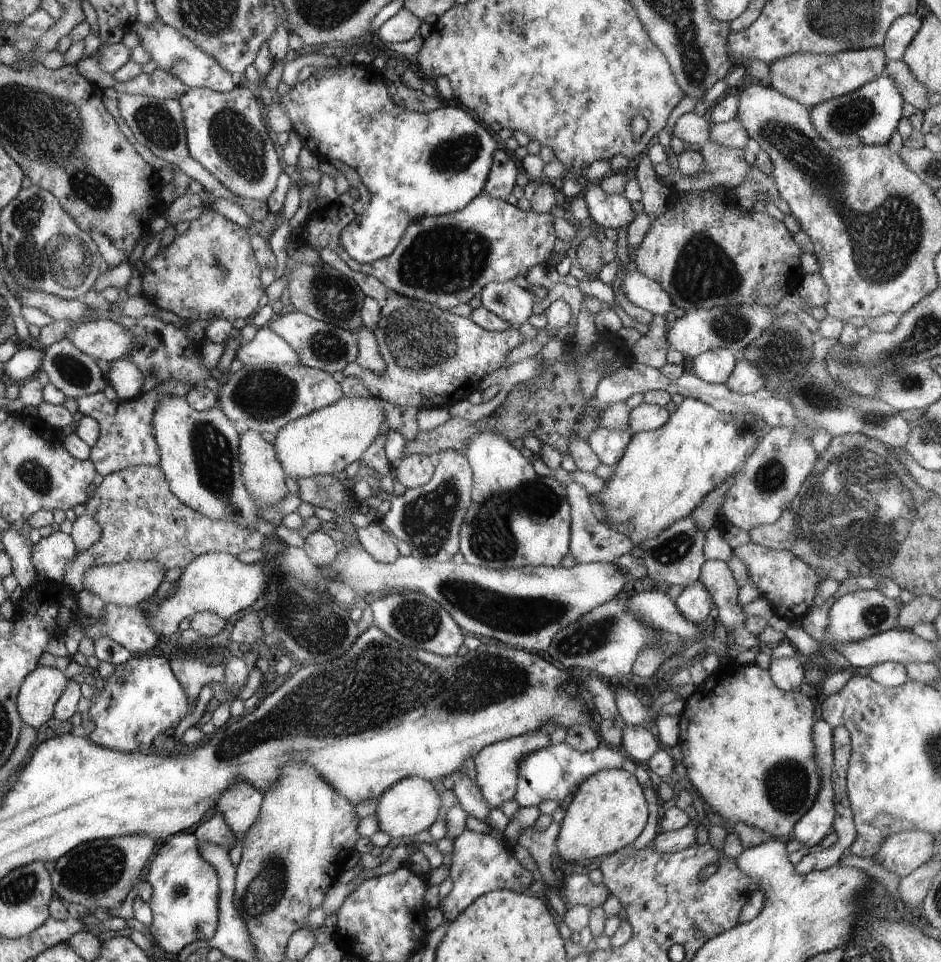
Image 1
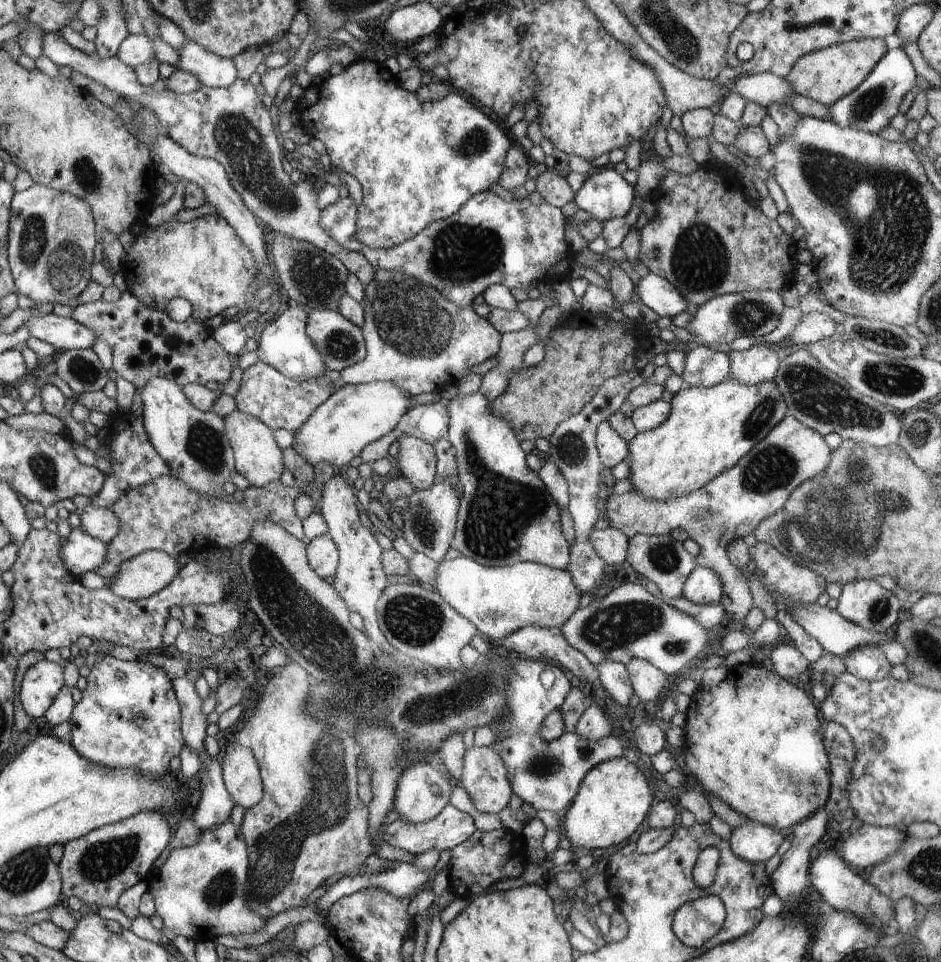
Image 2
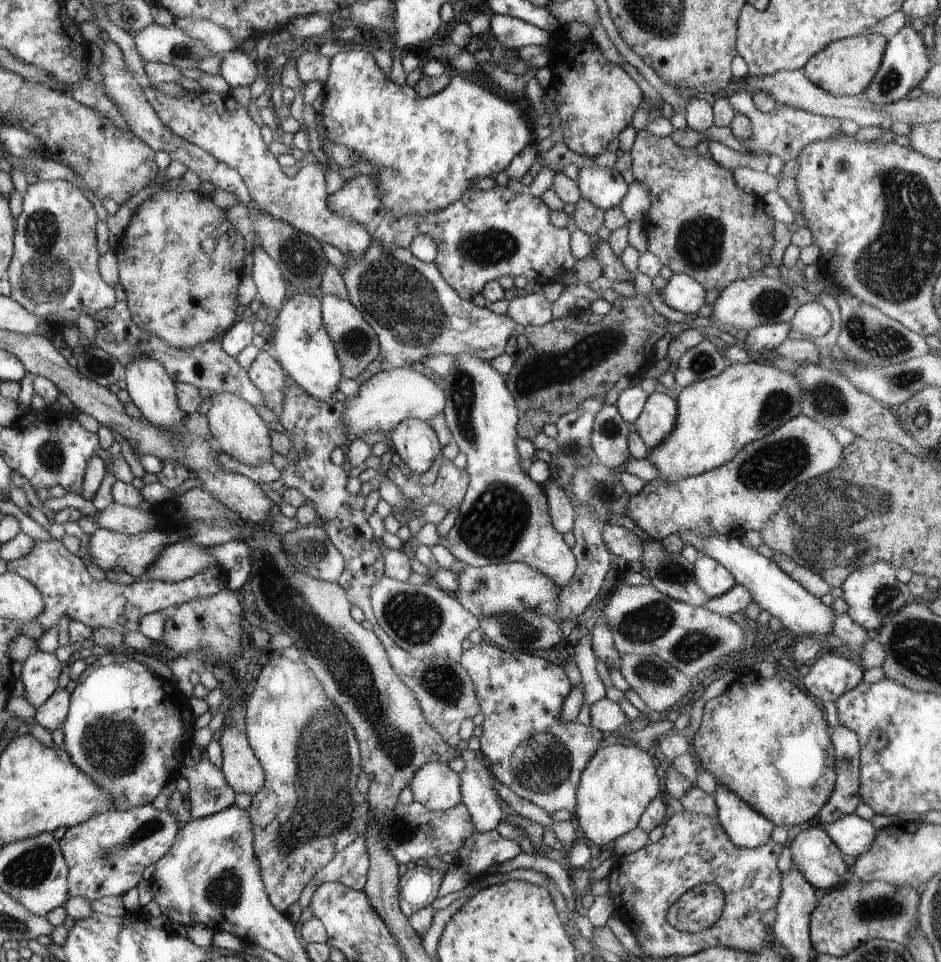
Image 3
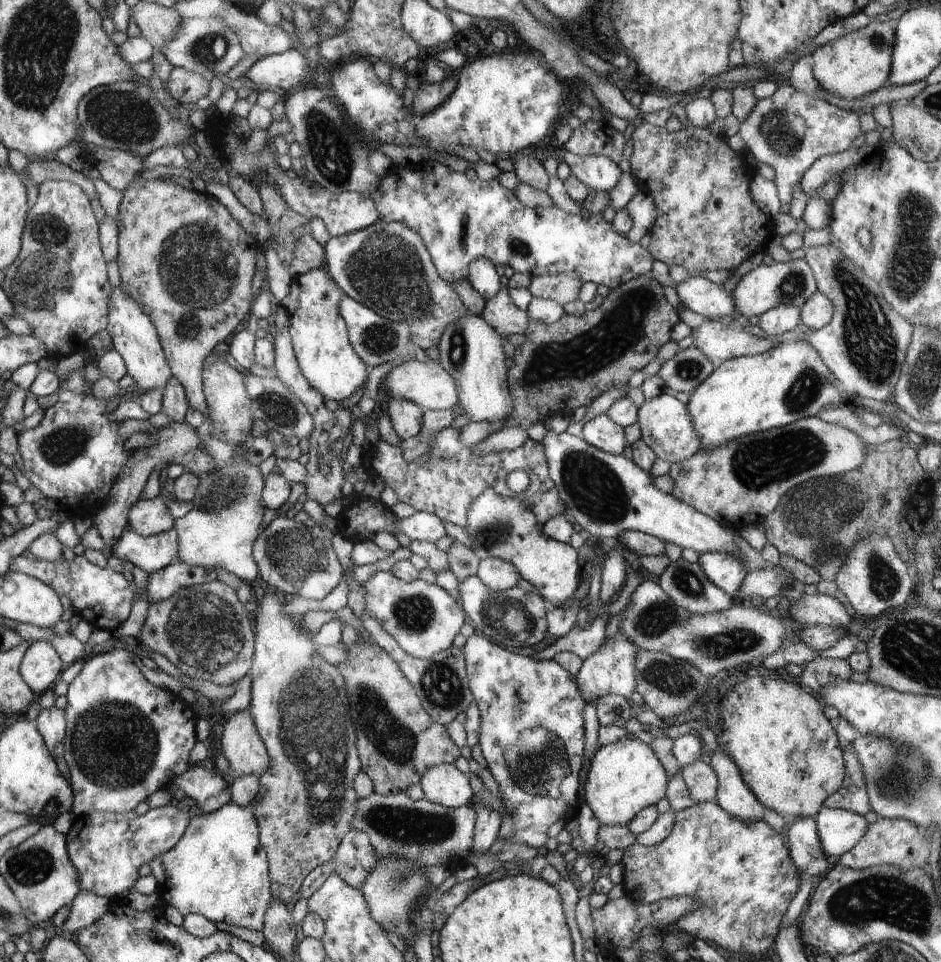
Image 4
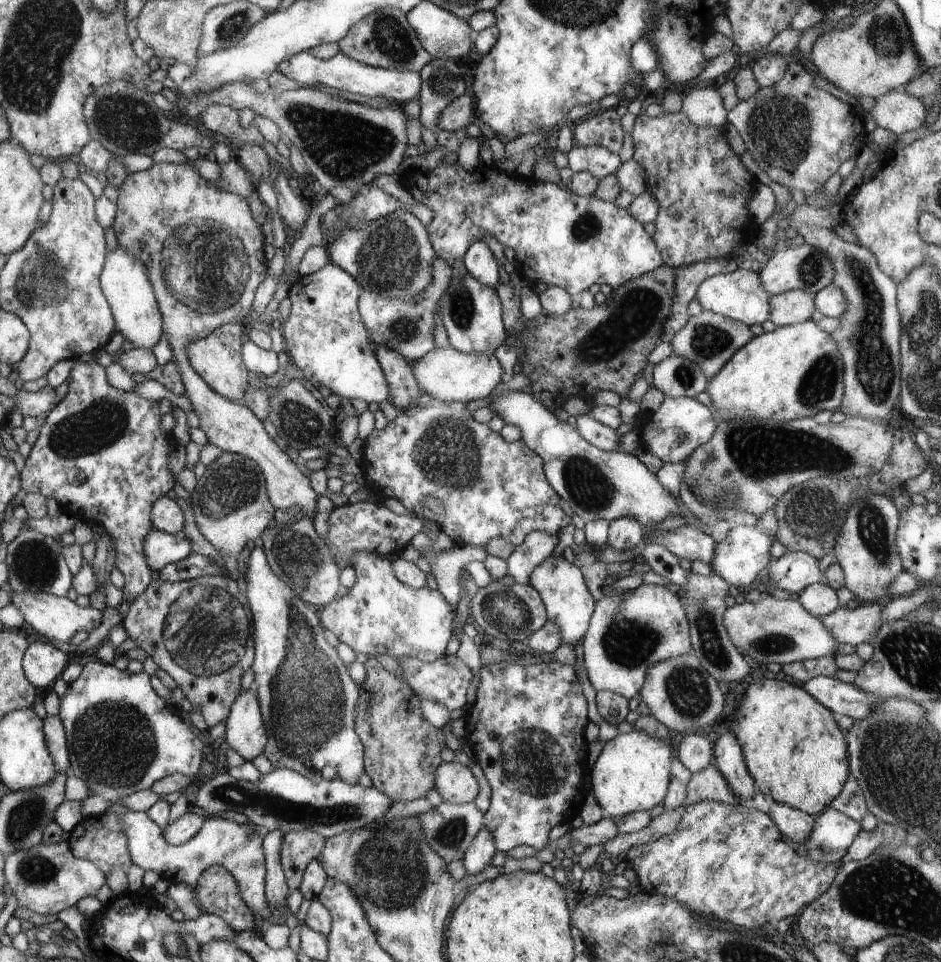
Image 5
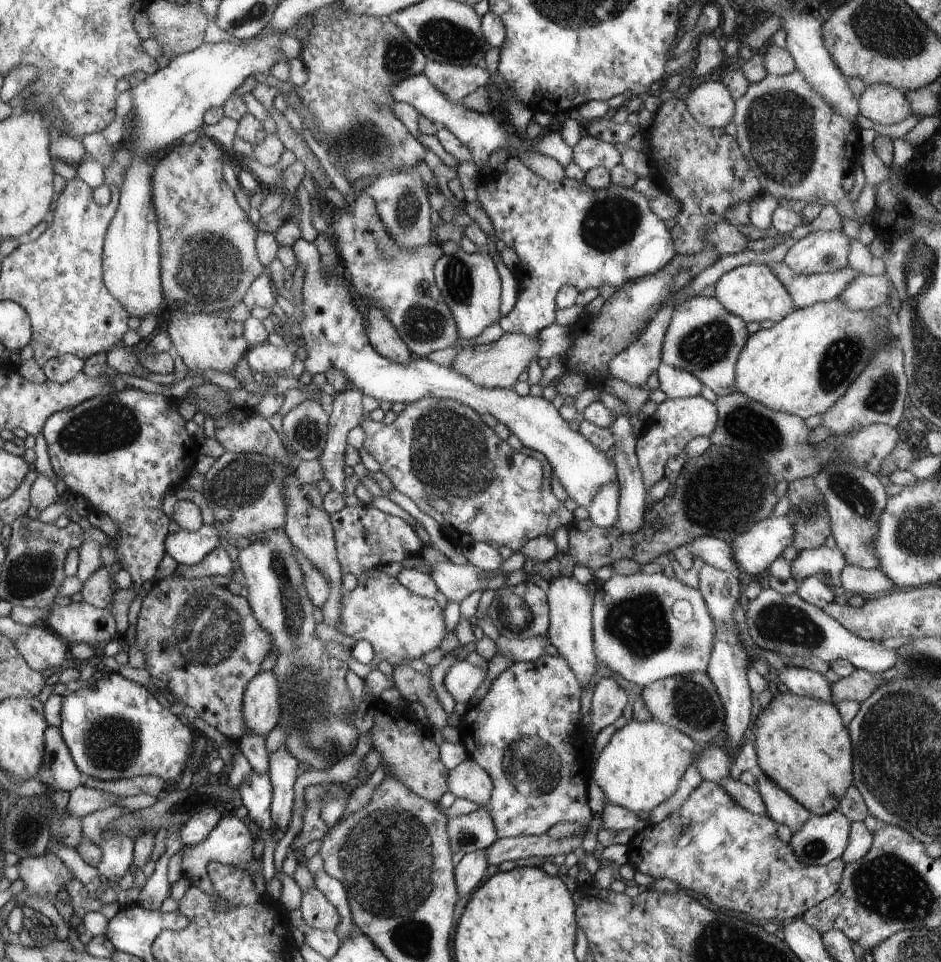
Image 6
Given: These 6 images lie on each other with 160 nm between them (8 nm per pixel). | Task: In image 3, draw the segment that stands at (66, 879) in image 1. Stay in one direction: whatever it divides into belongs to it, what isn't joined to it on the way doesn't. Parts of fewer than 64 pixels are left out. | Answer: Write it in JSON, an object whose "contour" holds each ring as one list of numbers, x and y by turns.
{"contour":[[152,803,146,806,134,807,127,811,110,810,96,814,89,821,67,828,66,833,60,840,61,853,69,865,69,895,82,897,95,903,102,900,102,896,111,896,119,899,131,888,137,887,142,882,142,872,152,862,157,863,173,848,174,838,177,838,178,822,170,816,170,812,159,811]]}

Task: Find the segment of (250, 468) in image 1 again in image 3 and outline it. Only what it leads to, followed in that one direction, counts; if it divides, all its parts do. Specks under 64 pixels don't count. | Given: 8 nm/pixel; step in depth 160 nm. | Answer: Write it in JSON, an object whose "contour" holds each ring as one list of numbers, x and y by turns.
{"contour":[[214,392,210,397,212,397,212,406,207,412,209,429,212,436,220,443,222,452,230,454,234,460,250,466,272,460,274,442,270,436,270,428,258,416,252,403,246,402,238,395,226,392]]}

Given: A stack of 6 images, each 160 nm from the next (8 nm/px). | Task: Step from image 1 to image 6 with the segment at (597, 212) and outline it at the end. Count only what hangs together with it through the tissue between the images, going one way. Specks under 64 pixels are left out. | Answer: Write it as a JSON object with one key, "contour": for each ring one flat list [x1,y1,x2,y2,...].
{"contour":[[582,135,580,142,573,148,573,161,584,172,596,167,610,170,621,164,621,152,613,144]]}

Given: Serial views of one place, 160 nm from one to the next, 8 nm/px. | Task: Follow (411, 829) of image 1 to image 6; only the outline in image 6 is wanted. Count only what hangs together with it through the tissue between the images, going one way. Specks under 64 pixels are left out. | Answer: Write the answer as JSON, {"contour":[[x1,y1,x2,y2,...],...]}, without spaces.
{"contour":[[468,758,449,770,447,787,455,797,488,806,493,794,493,779,476,760]]}

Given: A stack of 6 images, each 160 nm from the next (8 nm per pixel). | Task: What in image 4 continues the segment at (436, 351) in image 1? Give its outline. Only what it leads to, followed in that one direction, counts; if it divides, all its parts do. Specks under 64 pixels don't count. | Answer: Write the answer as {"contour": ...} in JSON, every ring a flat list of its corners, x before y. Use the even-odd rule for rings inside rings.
{"contour":[[380,219,365,229,342,237,331,237,325,246,325,255,327,260,325,268,344,294,369,307,376,314,387,318,390,323,408,324,409,338,422,346,424,350,428,350,431,346,440,346,447,327,460,321,461,317,469,316,470,311,462,303,453,283,446,281,438,274,432,255,422,242,420,235,405,224,389,223],[502,285,498,296,486,301,479,314,503,339,512,334,525,334,530,319,525,310,514,306,507,290,508,286]]}

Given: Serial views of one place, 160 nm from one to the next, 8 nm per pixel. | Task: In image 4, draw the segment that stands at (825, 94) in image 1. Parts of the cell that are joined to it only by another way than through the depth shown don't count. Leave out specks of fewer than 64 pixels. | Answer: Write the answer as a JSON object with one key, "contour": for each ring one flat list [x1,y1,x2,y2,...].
{"contour":[[873,18,866,27,844,34,812,52,813,76,824,91,849,101,876,92,886,85,891,71,895,29,883,18]]}

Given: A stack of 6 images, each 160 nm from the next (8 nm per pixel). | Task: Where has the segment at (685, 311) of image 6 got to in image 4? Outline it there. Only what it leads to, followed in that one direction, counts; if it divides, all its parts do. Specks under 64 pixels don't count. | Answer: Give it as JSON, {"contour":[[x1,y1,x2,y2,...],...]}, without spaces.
{"contour":[[704,322,699,328,694,328,694,340,692,346,698,347,711,361,715,368,718,368,723,362,727,360,733,359,734,357,741,357,744,355,761,355,767,352,774,350,776,347,780,346,780,344,784,344,778,342,770,337,760,337,748,332,744,332,741,329,741,325,737,324,736,328,729,328,728,326,722,326,722,324,718,324,718,322]]}

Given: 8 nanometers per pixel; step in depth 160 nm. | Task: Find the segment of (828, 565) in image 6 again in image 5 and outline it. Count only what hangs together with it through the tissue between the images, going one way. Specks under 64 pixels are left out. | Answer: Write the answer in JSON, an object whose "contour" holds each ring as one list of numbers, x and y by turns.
{"contour":[[786,551,771,562,766,585,799,594,807,586,820,583,822,577,824,573,818,568,818,559,802,551]]}

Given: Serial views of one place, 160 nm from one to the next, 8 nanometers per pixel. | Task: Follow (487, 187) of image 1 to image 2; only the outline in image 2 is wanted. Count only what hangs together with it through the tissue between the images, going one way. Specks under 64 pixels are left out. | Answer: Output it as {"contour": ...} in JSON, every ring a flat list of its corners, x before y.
{"contour":[[519,144,511,146,506,153,503,171,499,175,498,184,510,191,522,186,526,182,528,168,531,167,531,163,529,156]]}

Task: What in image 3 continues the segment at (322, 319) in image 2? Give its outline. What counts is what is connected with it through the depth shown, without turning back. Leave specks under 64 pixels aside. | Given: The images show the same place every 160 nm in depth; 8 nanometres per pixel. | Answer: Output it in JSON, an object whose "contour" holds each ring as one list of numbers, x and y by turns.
{"contour":[[322,295,321,307,324,311,324,323,329,331,333,345,336,347,338,358,341,361,341,372,346,378,355,379,364,369,368,368,378,353,380,353,380,333,366,322,364,315,348,299,337,295]]}

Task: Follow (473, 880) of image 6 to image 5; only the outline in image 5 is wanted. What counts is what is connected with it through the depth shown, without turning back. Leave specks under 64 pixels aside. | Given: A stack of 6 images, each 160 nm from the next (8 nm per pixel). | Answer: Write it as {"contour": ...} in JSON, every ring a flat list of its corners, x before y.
{"contour":[[484,825,480,832,476,833,471,845,461,858,463,860,466,874,476,874,490,864,496,852,495,840,492,831]]}

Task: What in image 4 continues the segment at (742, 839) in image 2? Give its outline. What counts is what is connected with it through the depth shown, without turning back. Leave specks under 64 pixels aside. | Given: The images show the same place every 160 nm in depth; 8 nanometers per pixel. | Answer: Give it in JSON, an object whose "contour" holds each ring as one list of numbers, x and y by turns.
{"contour":[[718,749,707,759,718,779,715,801,731,817,745,823,764,820,764,805,745,783,730,755]]}

